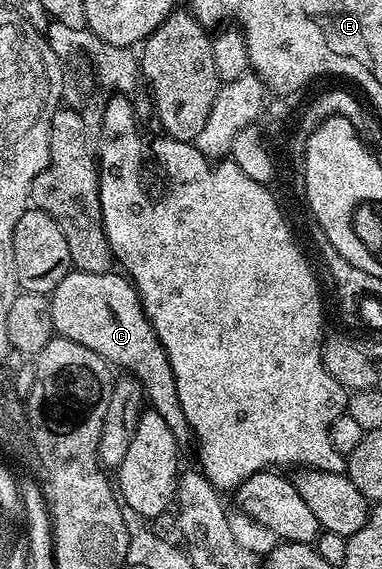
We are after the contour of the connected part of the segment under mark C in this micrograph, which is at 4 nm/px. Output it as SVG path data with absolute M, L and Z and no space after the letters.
M70 271L50 293L51 310L55 317L56 333L73 342L81 342L81 346L89 346L91 352L96 352L100 358L119 370L126 370L143 385L143 391L150 407L165 418L169 430L173 430L173 438L180 446L192 443L191 427L185 418L185 410L181 410L181 398L177 398L177 382L173 378L171 363L167 357L167 351L163 349L159 335L153 330L151 320L145 314L143 303L139 301L139 293L135 285L126 275L118 271L102 272L101 274L89 274L88 272Z

